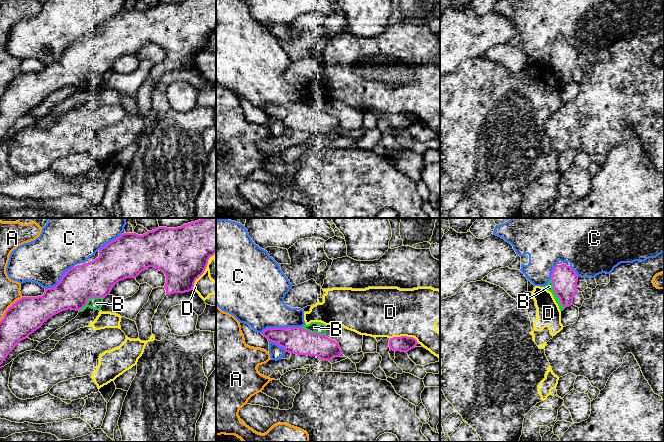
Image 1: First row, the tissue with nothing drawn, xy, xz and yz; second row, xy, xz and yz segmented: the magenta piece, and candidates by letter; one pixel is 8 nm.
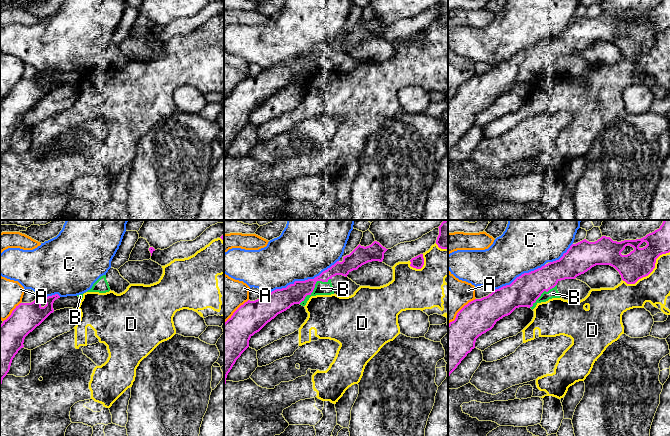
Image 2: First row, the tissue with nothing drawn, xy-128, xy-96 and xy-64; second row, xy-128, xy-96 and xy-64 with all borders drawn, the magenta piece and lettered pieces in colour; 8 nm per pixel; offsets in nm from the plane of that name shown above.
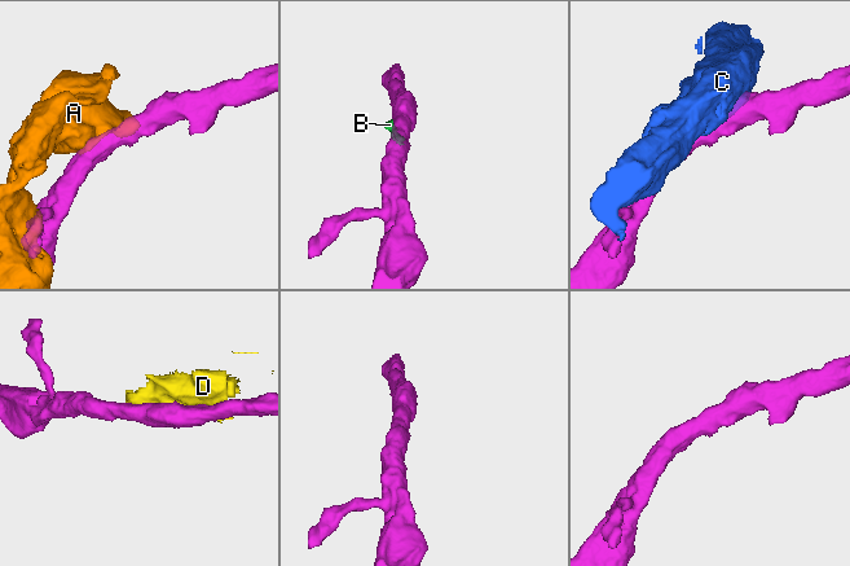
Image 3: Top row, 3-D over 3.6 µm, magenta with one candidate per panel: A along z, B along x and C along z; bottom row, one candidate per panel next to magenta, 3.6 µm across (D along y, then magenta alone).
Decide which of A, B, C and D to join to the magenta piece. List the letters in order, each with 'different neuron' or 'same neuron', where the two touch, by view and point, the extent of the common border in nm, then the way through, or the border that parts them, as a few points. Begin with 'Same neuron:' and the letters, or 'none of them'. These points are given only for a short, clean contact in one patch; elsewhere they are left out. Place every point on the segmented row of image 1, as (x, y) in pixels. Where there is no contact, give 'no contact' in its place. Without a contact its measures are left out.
Same neuron: B
A: different neuron; meets magenta in xy at (8, 308); contact 260 nm long
B: same neuron; meets magenta in yz at (555, 293); contact 260 nm long
C: different neuron; meets magenta in xz at (280, 328); contact 320 nm long
D: different neuron; meets magenta in xz at (404, 336); contact 240 nm long

